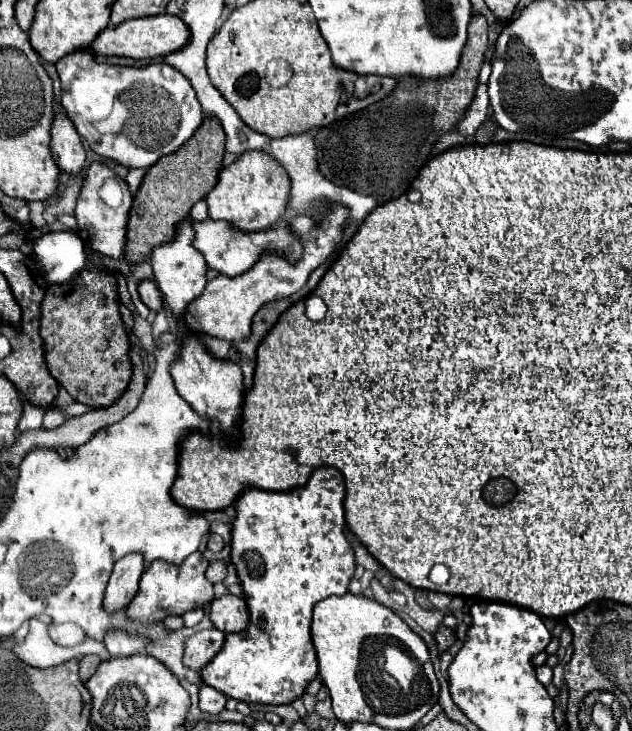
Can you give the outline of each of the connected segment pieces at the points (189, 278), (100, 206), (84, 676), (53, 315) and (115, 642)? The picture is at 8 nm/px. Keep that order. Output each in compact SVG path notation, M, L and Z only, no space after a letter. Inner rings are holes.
M189 221L181 223L181 227L177 229L177 235L171 243L165 243L165 245L159 245L153 249L151 253L151 267L153 267L153 275L155 275L155 283L159 285L161 293L165 295L165 301L167 305L173 309L173 313L179 317L179 325L183 329L187 329L185 321L183 321L183 313L187 309L187 305L199 297L205 289L205 273L207 273L207 263L205 263L205 257L193 247L193 239L195 239L195 233L193 233L193 227Z
M91 163L89 169L85 171L85 179L83 179L83 187L77 199L77 209L75 209L75 219L77 219L77 233L83 239L83 243L93 249L99 251L107 257L115 257L121 259L123 257L123 247L125 247L125 225L127 225L127 215L133 203L133 195L127 189L127 183L121 181L123 185L123 205L121 207L109 207L101 197L99 197L99 189L105 183L105 179L109 177L117 177L107 165L103 163Z
M85 655L81 661L79 661L79 675L81 675L81 681L87 681L99 667L101 659L97 655Z
M83 269L69 283L49 285L41 303L41 337L49 373L57 379L59 385L67 389L67 393L77 403L89 405L93 409L109 407L109 403L115 403L121 397L121 391L129 387L129 379L133 377L133 363L129 359L131 341L119 313L117 277L113 271Z
M109 631L105 635L105 647L111 657L129 657L137 653L145 653L147 641L141 637L129 637L123 631Z

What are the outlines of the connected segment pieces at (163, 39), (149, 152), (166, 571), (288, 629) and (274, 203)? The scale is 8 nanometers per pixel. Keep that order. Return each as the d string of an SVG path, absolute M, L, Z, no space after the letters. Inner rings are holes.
M155 15L155 17L141 17L127 23L121 23L121 27L105 29L99 33L99 37L93 41L91 49L97 55L125 55L133 59L153 59L153 57L165 57L189 43L189 27L185 27L183 19L177 19L175 15Z
M79 49L65 55L55 63L61 79L61 105L65 115L75 125L77 133L89 143L89 147L103 157L109 157L125 167L149 167L157 163L163 155L175 153L203 123L201 105L195 97L195 91L187 77L167 63L151 63L143 67L125 67L97 63L95 55L89 49Z
M195 551L193 555L189 555L181 567L175 567L175 565L169 565L169 563L151 563L143 575L141 575L141 581L139 581L139 593L137 597L133 599L133 603L129 605L127 609L127 617L131 621L139 621L143 625L155 625L157 621L163 621L165 617L169 615L183 615L187 611L193 611L193 609L205 609L209 607L209 603L215 599L213 597L213 585L207 581L205 577L205 571L207 571L207 565L209 561L203 557L203 553Z
M333 467L315 469L305 487L291 491L263 491L257 487L241 491L231 529L231 559L245 589L251 621L245 633L227 635L223 649L199 671L203 685L245 703L283 705L305 693L305 687L317 677L317 657L309 629L313 605L331 595L345 595L355 571L355 555L343 533L343 499L343 475Z
M247 151L239 155L229 167L219 171L217 185L205 197L211 219L227 221L237 231L263 231L277 223L289 199L289 177L275 159L261 151Z

